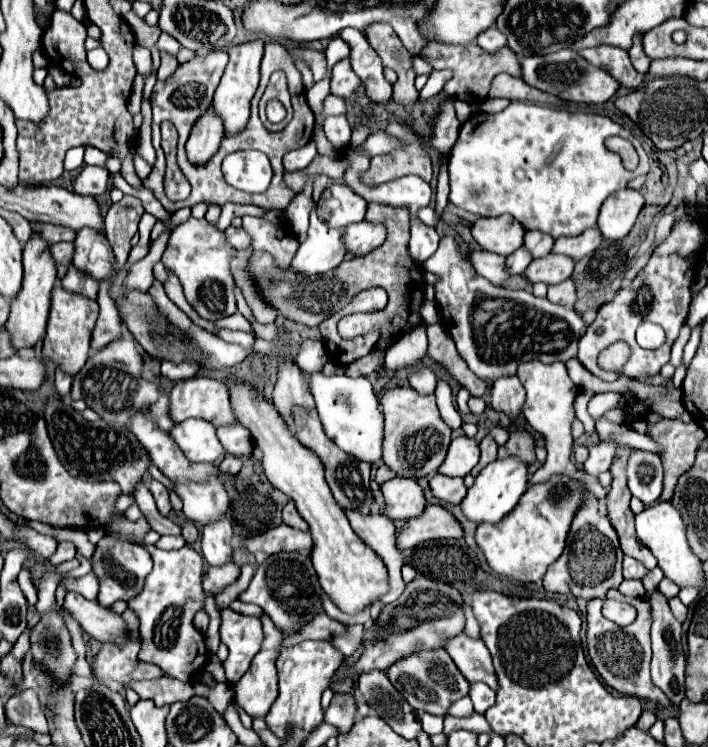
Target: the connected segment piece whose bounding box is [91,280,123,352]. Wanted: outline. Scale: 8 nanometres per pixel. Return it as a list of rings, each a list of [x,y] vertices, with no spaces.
[[[103,280],[99,284],[99,320],[95,324],[95,330],[93,330],[93,340],[91,340],[91,348],[97,352],[101,348],[105,348],[109,342],[113,340],[119,340],[123,336],[121,332],[121,318],[119,318],[119,312],[109,296],[109,280]]]

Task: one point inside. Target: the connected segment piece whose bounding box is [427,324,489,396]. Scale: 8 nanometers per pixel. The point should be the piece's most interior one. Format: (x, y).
(442, 350)

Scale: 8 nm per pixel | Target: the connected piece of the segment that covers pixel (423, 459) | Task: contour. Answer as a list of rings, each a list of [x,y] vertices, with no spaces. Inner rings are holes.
[[[393,388],[385,390],[381,398],[381,408],[385,414],[385,440],[383,440],[383,462],[403,478],[421,478],[437,472],[435,468],[445,460],[451,430],[441,420],[435,396],[421,396],[413,388]]]

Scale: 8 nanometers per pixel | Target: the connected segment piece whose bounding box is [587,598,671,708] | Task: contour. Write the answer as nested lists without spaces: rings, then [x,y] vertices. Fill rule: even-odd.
[[[595,598],[587,604],[587,652],[591,656],[593,666],[597,668],[599,676],[605,680],[607,686],[617,690],[623,696],[635,696],[643,700],[651,700],[661,704],[663,708],[671,706],[671,700],[651,682],[649,676],[649,662],[651,662],[651,604],[643,598],[631,602],[637,608],[637,618],[633,624],[621,628],[613,622],[605,622],[601,616],[601,600]],[[623,634],[629,640],[623,640]]]

